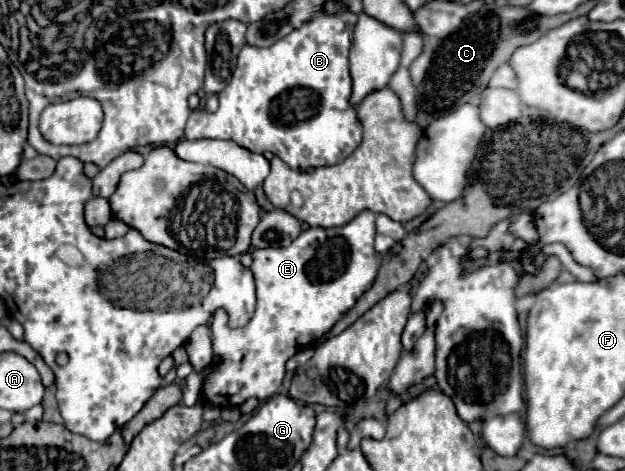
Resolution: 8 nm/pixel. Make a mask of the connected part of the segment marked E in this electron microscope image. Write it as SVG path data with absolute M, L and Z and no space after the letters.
M363 210L351 222L339 228L307 228L287 248L253 250L253 262L249 268L257 282L257 310L251 322L243 328L229 328L227 318L213 318L213 360L209 364L209 374L201 384L201 398L205 400L205 404L215 408L233 408L243 404L251 396L265 402L271 394L275 394L285 376L285 362L295 352L311 348L313 342L325 336L333 328L333 324L339 322L355 306L355 300L359 300L359 296L375 282L379 262L375 256L373 238L375 214Z

